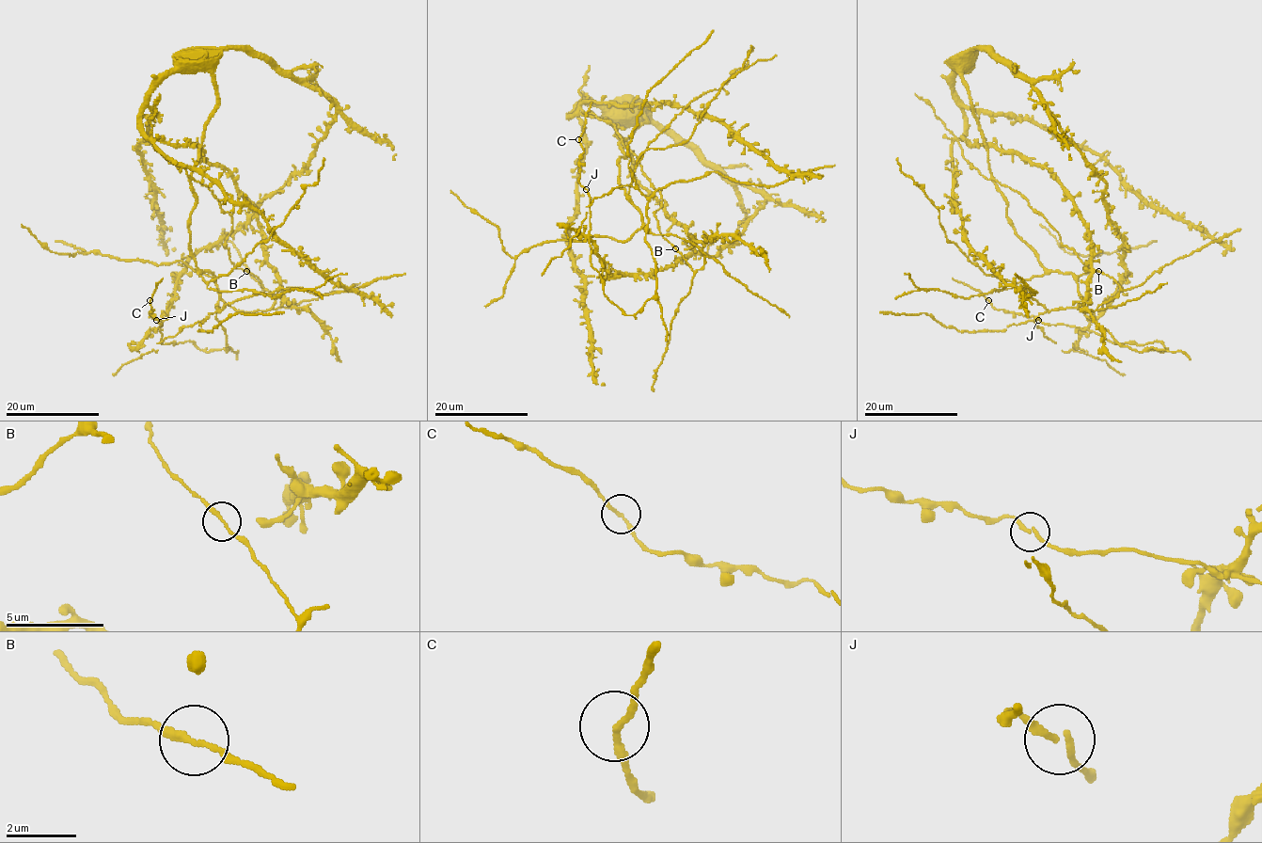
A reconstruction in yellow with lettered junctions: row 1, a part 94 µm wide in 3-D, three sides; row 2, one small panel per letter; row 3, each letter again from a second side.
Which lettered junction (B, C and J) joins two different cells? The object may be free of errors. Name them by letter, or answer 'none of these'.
none of these

